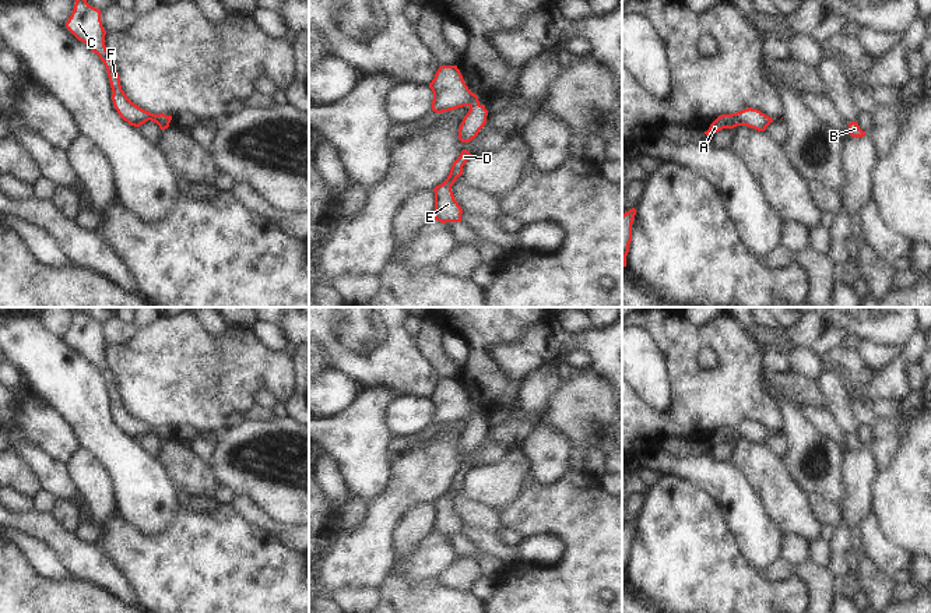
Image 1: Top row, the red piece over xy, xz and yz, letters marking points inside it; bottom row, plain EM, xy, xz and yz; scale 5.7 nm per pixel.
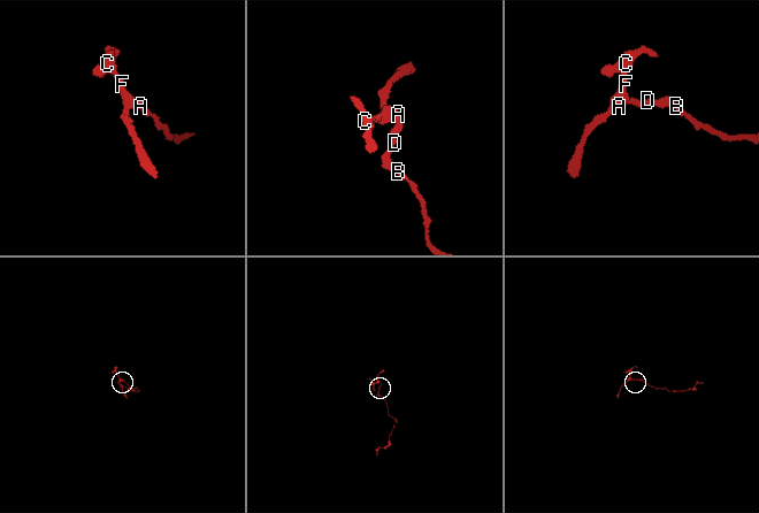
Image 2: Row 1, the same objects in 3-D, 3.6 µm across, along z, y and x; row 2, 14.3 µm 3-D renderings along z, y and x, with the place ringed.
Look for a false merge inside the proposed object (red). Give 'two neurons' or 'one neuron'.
one neuron

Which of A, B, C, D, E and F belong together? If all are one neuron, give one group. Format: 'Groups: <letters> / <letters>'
Groups: A B C D E F

